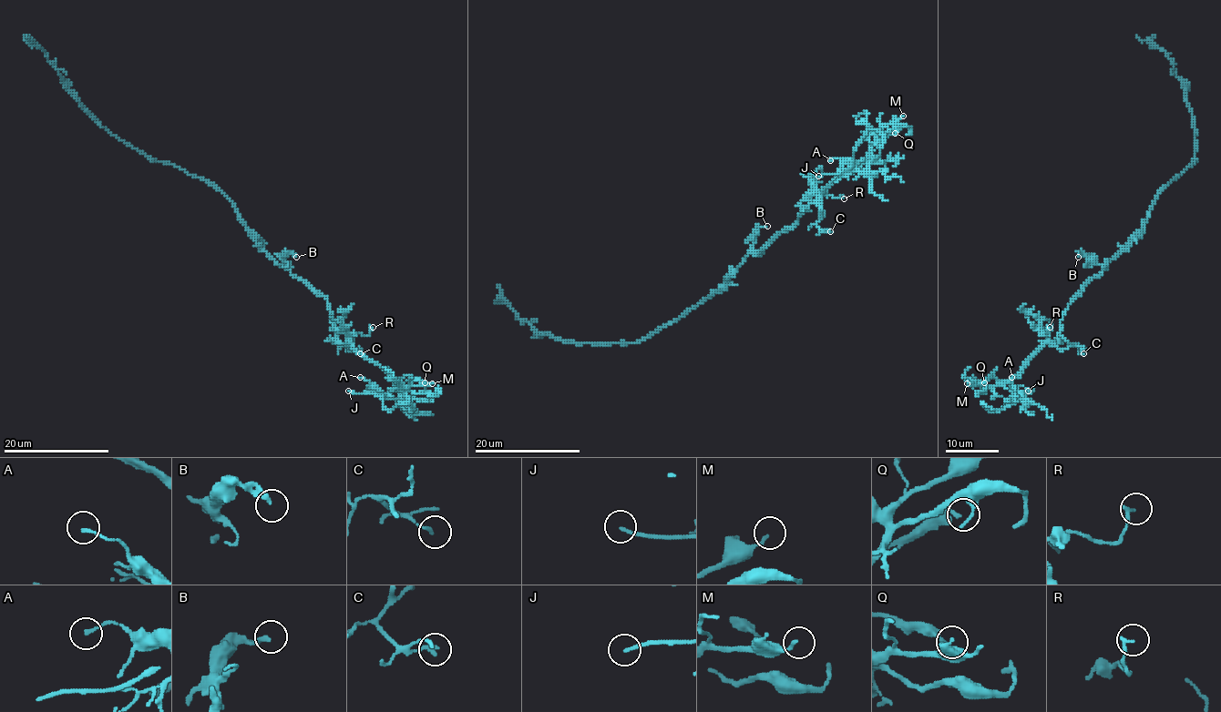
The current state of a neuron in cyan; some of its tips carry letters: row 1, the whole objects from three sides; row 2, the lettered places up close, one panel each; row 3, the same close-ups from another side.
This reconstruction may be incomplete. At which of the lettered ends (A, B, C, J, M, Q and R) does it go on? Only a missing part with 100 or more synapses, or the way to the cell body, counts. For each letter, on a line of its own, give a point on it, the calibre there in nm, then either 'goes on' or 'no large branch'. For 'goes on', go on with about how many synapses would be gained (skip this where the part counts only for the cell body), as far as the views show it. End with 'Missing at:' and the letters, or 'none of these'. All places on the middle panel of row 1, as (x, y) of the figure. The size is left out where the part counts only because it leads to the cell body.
A: (830, 160) | 120 nm | no large branch
B: (767, 226) | 240 nm | no large branch
C: (830, 231) | 130 nm | no large branch
J: (818, 176) | 160 nm | goes on
M: (903, 116) | 130 nm | no large branch
Q: (895, 133) | 150 nm | no large branch
R: (844, 198) | 170 nm | no large branch
Missing at: J

